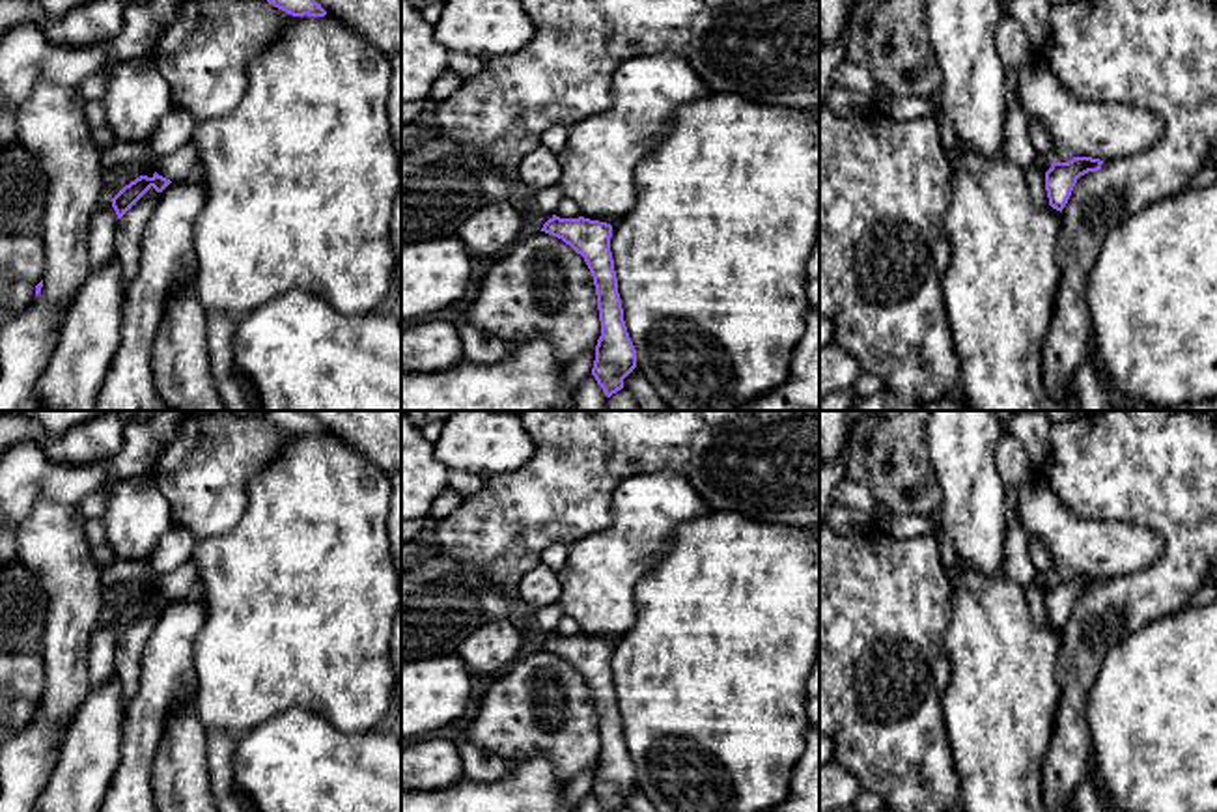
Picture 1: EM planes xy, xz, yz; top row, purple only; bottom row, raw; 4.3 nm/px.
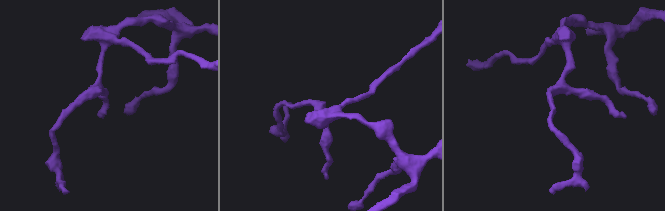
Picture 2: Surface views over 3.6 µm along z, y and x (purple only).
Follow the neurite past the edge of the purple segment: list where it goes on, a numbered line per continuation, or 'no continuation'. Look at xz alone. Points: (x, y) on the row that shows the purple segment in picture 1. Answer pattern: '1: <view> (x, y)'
no continuation

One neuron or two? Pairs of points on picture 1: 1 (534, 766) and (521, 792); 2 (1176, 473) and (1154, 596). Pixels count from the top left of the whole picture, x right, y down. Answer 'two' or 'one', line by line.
1: one
2: one

